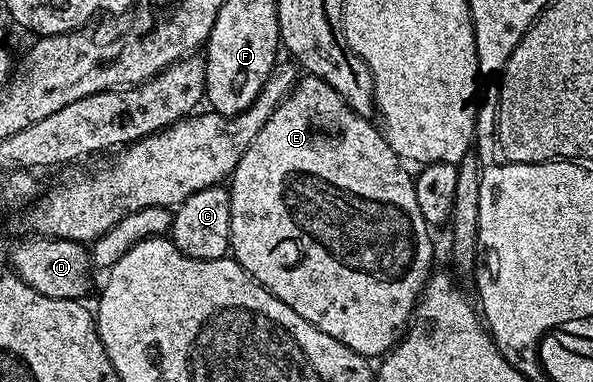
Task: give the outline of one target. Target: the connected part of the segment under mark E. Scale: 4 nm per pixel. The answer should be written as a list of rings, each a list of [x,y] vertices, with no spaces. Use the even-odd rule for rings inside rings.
[[[304,76],[297,81],[296,87],[290,92],[282,104],[266,120],[262,126],[262,132],[254,136],[254,144],[246,150],[246,156],[238,164],[238,168],[230,179],[230,193],[232,196],[232,220],[230,230],[232,232],[232,244],[230,247],[231,257],[243,270],[252,276],[252,279],[264,286],[282,304],[294,308],[302,320],[314,324],[326,336],[334,336],[346,348],[358,352],[369,360],[379,359],[396,347],[396,343],[404,337],[416,308],[416,303],[420,301],[420,293],[424,290],[424,285],[433,273],[432,267],[432,238],[428,221],[422,216],[422,211],[418,209],[418,196],[414,196],[416,183],[413,175],[408,175],[409,167],[396,155],[394,148],[384,138],[381,127],[375,121],[363,118],[361,114],[356,114],[344,103],[342,96],[334,92],[330,84],[326,84],[320,78]]]

